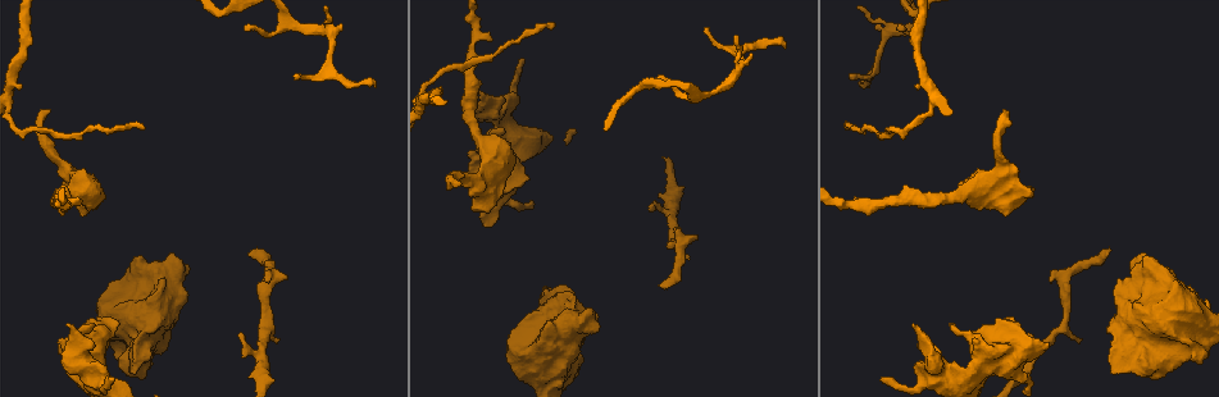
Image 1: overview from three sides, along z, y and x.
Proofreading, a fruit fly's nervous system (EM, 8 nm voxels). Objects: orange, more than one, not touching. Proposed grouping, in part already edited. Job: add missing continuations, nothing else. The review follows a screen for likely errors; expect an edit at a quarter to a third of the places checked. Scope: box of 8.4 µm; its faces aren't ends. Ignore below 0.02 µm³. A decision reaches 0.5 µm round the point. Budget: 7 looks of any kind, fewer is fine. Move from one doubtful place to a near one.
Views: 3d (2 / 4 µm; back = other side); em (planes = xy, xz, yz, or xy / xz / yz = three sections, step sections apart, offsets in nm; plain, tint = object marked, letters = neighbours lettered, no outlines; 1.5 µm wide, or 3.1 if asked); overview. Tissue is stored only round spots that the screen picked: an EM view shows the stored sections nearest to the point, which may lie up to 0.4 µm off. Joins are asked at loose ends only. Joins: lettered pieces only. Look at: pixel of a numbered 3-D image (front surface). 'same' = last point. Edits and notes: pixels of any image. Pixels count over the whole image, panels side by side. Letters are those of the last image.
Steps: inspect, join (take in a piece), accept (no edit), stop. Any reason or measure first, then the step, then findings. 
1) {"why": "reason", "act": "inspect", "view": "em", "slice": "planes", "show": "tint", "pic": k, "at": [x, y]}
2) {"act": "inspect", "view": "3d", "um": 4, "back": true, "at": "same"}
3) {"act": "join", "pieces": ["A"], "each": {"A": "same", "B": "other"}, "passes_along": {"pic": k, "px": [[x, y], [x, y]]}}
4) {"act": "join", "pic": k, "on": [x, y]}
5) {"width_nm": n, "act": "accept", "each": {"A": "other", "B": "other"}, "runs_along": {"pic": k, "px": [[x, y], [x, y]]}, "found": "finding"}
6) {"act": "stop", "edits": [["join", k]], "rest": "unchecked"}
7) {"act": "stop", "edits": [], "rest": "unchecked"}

{"why": "free end", "act": "inspect", "view": "3d", "um": 2, "pic": 1, "at": [1114, 370]}

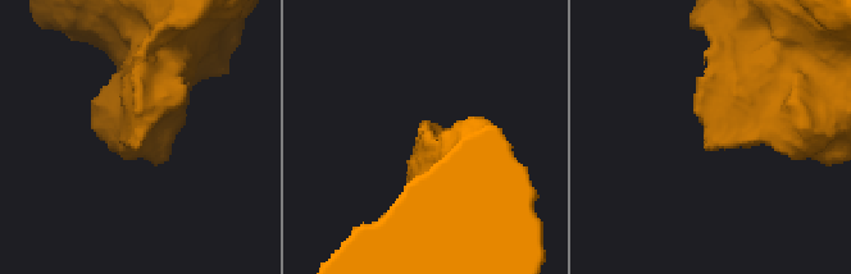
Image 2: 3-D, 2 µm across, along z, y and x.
{"why": "now the EM", "act": "inspect", "view": "em", "slice": "planes", "show": "plain", "pic": 2, "at": [707, 144]}

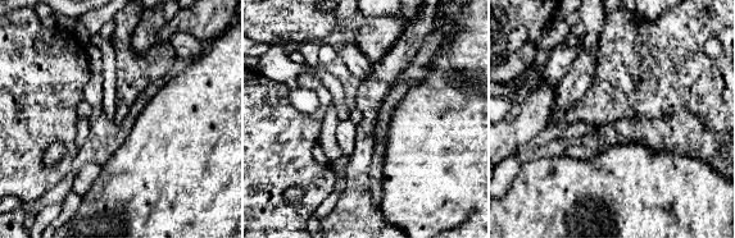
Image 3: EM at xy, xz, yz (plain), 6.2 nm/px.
{"why": "what lies round it", "act": "inspect", "view": "em", "slice": "planes", "show": "letters", "at": "same"}

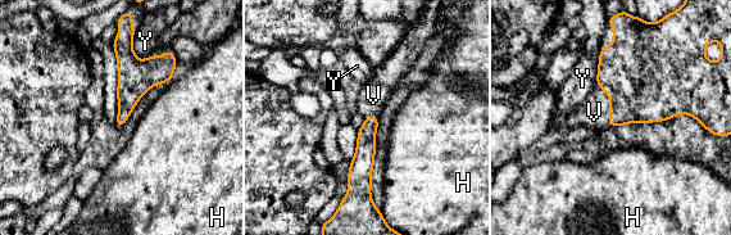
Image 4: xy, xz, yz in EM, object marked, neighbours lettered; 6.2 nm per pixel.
{"act": "join", "pic": 4, "on": [594, 112], "each": {"H": "other", "V": "same", "Y": "other"}, "found": "the neuron continues"}

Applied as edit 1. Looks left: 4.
{"act": "inspect", "view": "overview"}

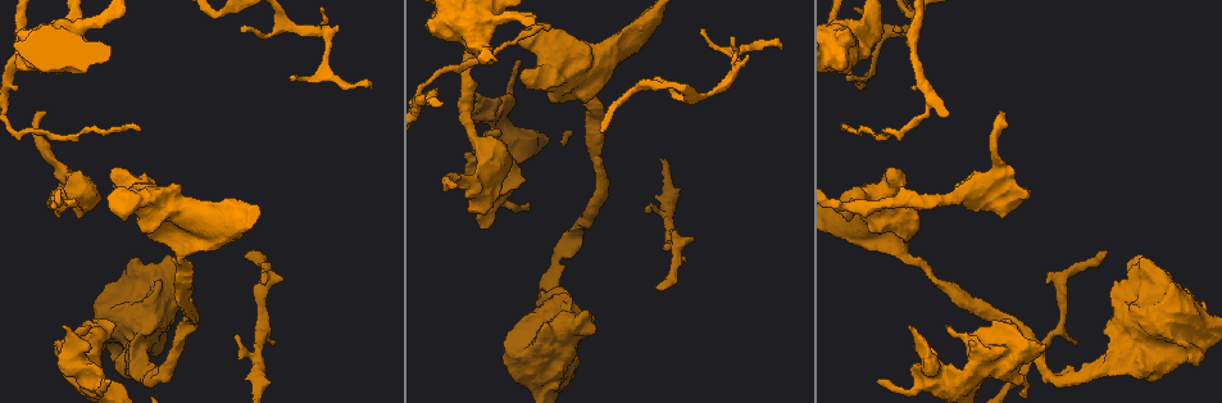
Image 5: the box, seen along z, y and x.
{"why": "an open end", "act": "inspect", "view": "3d", "um": 2, "pic": 5, "at": [1002, 111]}

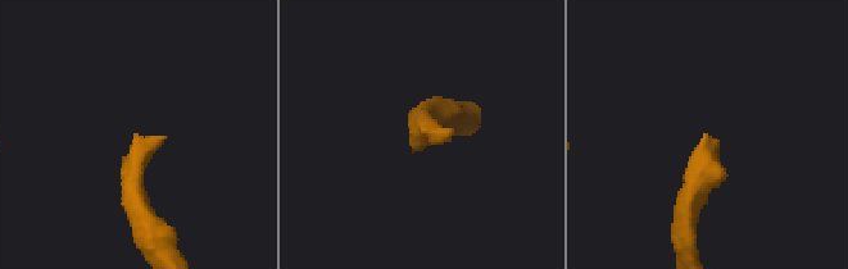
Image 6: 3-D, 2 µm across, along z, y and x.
{"why": "shape alone is not enough", "act": "inspect", "view": "em", "slice": "xz", "step": 8, "show": "letters", "pic": 6, "at": [165, 138]}

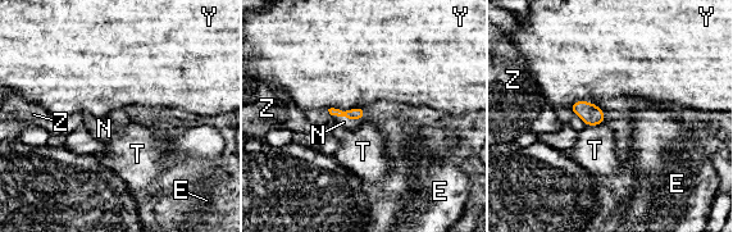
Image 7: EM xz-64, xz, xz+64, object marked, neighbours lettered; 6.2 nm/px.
{"act": "join", "pic": 7, "on": [344, 122], "each": {"E": "other", "N": "same", "T": "other", "Y": "other", "Z": "other"}, "passes_along": {"pic": 7, "px": [[353, 114], [349, 118], [344, 122]]}, "found": "the neuron continues"}

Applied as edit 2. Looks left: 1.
{"act": "stop", "edits": [["join", 4], ["join", 7]], "rest": "unchecked"}

